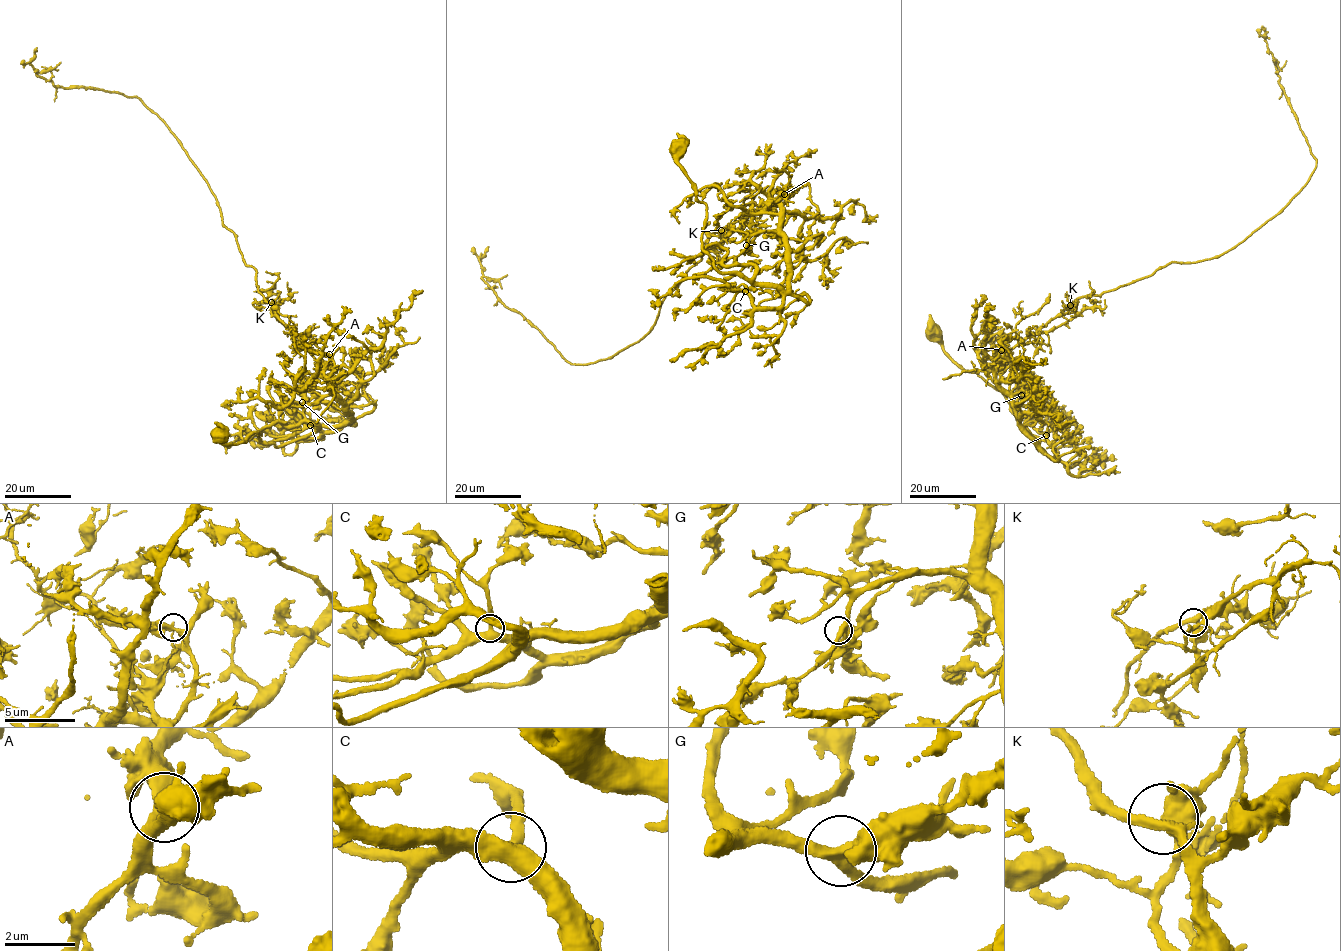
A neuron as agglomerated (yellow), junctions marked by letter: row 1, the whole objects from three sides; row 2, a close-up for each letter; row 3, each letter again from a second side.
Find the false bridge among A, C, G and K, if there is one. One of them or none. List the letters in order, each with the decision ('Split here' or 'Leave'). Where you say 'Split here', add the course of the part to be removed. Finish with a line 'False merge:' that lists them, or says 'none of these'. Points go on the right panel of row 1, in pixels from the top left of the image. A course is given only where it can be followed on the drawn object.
A: Split here. Course of the part to remove: (1001, 350), (998, 358), (1079, 298), (1173, 262), (1217, 258), (1306, 183), (1316, 161), (1262, 26)
C: Leave
G: Leave
K: Leave
False merge: A

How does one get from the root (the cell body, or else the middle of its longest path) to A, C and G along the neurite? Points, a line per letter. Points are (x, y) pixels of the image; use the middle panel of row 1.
A: (677, 148), (695, 198), (706, 206), (701, 246), (715, 267), (787, 291), (790, 263), (776, 202), (784, 193)
C: (677, 148), (695, 198), (706, 206), (704, 250), (719, 271), (776, 288), (781, 304), (756, 307), (745, 291)
G: (677, 148), (706, 206), (701, 246), (715, 267), (787, 291), (781, 235), (755, 233), (746, 245)

